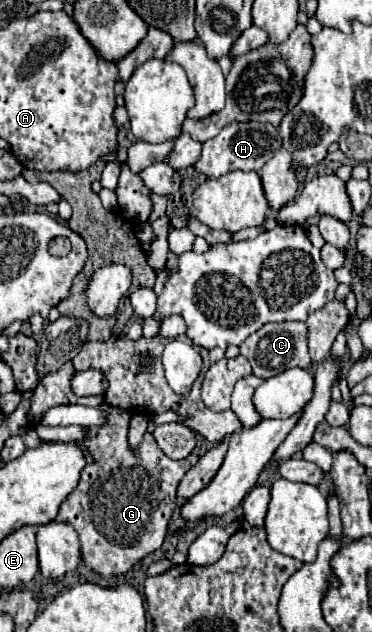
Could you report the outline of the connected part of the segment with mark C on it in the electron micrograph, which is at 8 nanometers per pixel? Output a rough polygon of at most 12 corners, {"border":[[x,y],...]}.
{"border":[[304,322],[264,324],[240,352],[252,374],[310,368]]}

